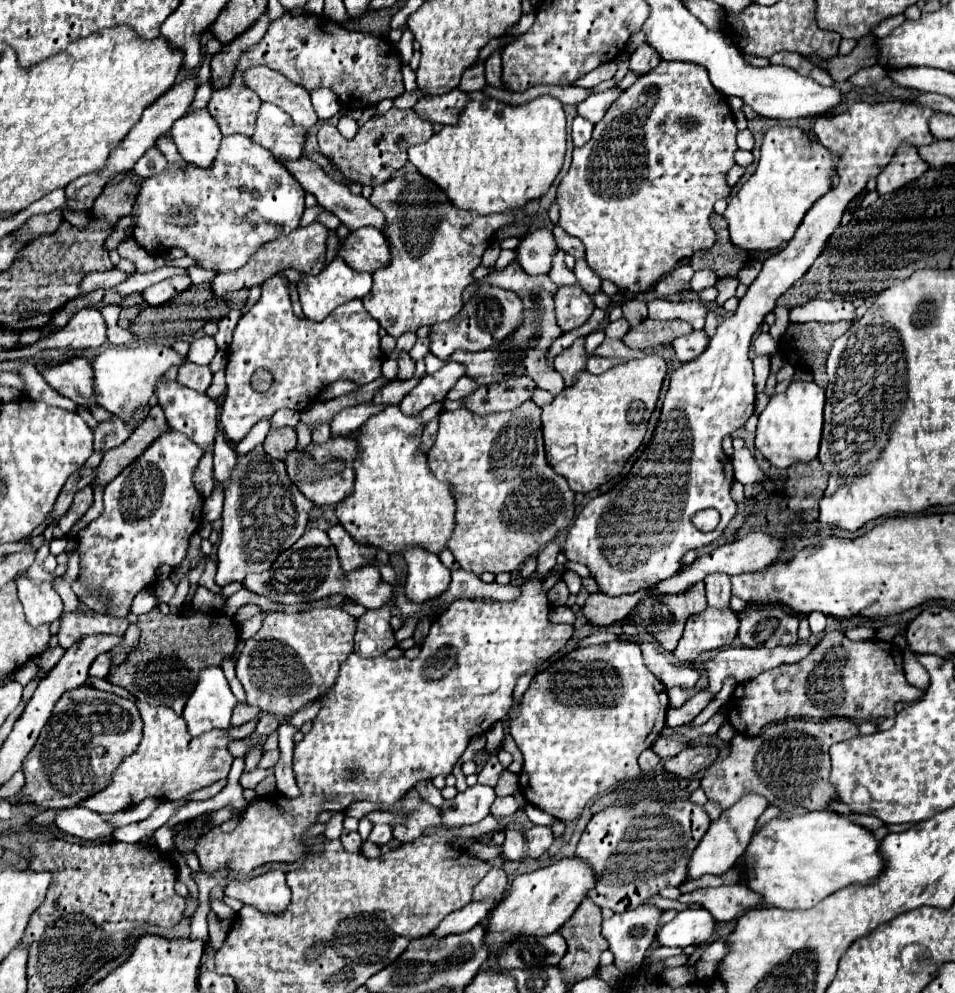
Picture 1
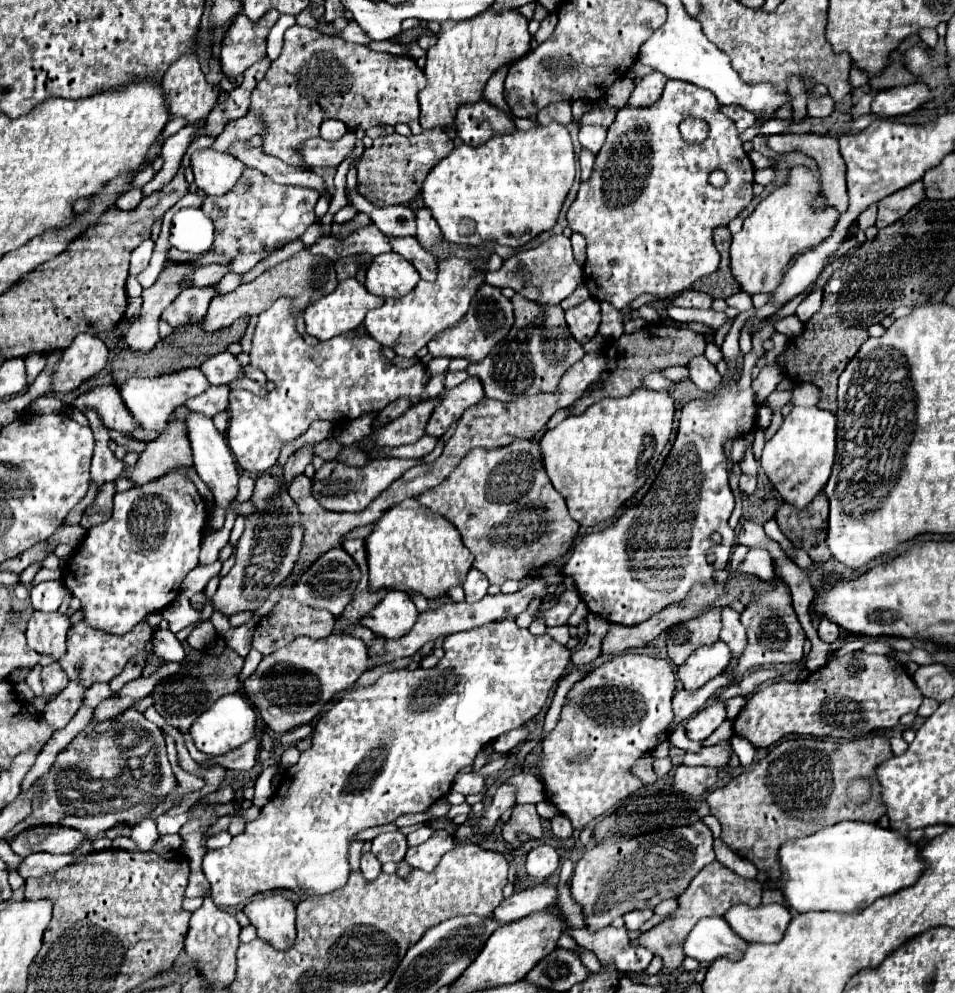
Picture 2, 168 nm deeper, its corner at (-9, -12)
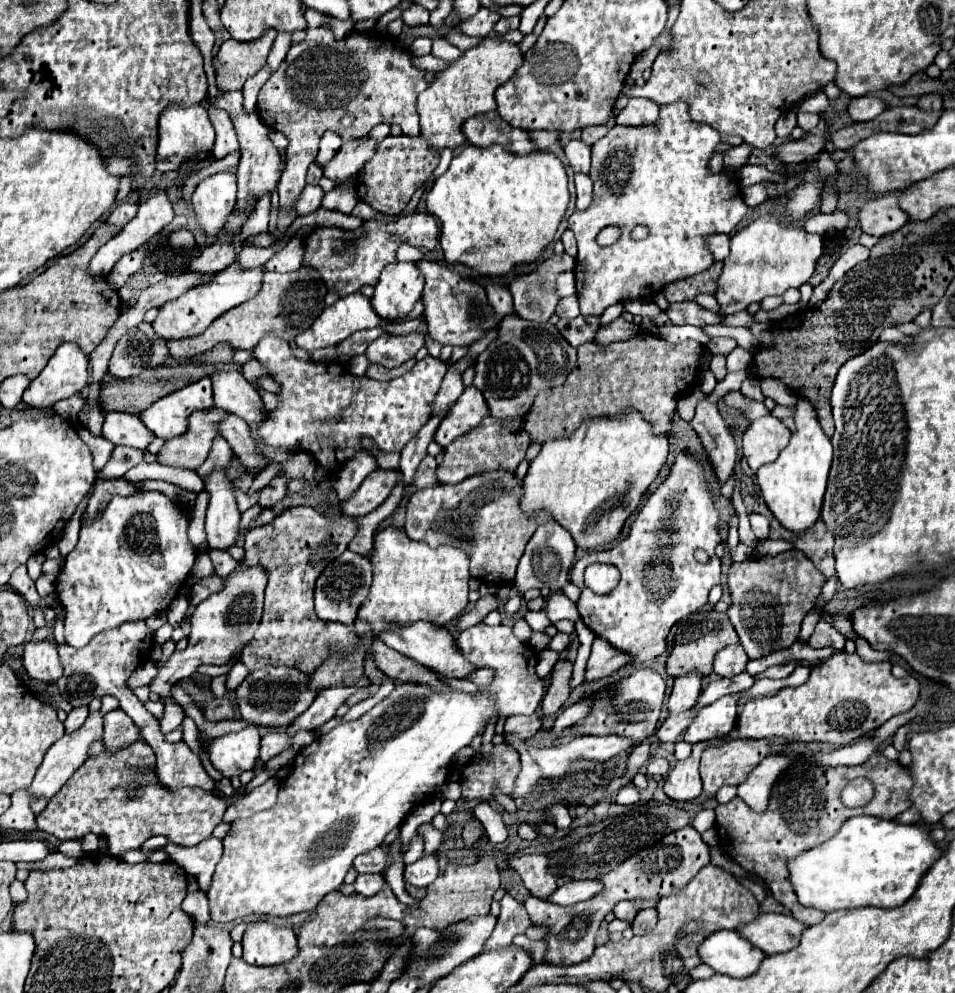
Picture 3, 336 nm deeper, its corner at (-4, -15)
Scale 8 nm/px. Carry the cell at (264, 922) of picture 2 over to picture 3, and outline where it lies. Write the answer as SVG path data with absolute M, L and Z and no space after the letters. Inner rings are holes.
M251 923L243 935L243 959L251 965L279 965L297 955L297 937L289 927Z

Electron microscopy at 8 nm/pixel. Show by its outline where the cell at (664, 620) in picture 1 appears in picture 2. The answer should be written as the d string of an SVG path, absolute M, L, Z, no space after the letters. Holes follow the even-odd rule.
M710 608L692 620L672 626L666 638L670 660L676 666L682 666L694 650L718 642L720 630L722 630L720 608Z

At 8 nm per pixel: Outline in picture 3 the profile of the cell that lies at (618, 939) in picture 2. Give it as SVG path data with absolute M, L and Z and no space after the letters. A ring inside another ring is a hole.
M507 893L501 899L501 915L497 919L497 931L493 931L491 939L487 939L485 949L505 947L511 943L515 935L525 933L529 927L533 927L533 921L529 919L525 905Z

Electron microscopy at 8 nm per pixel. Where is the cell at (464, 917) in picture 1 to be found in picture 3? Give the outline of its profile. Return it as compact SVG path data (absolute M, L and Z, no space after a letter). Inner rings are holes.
M569 881L569 883L557 887L553 891L553 895L549 895L547 901L555 903L555 905L575 905L579 901L591 899L599 891L601 891L599 881Z

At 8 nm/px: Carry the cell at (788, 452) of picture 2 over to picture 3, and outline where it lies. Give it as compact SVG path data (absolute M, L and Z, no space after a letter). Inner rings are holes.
M799 399L795 411L795 431L791 433L789 445L781 451L781 455L773 463L761 465L759 471L755 473L767 507L785 529L805 531L819 519L831 457L833 457L831 439L821 429L813 405L807 399Z

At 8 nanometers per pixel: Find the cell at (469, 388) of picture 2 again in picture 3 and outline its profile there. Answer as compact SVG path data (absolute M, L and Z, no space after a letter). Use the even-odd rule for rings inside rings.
M473 385L465 387L461 399L457 399L457 403L453 403L449 413L441 419L435 431L435 441L445 447L453 439L471 431L471 427L477 427L481 419L487 415L489 415L489 409L481 391L477 391L477 387Z

